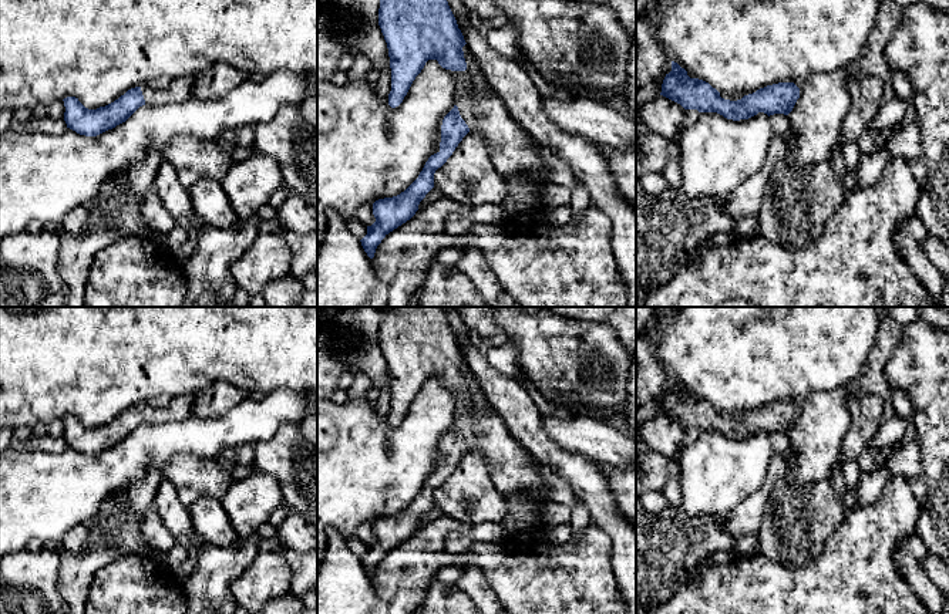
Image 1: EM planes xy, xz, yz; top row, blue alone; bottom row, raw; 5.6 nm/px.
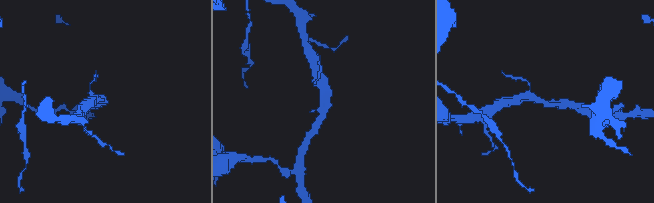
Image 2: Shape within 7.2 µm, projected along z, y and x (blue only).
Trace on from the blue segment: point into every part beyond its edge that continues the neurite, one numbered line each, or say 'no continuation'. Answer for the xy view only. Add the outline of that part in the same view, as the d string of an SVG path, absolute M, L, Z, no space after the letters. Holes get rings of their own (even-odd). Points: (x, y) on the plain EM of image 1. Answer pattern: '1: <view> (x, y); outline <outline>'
1: xy (179, 408); outline M181 395L171 399L165 408L152 406L145 402L141 405L145 424L166 424L189 418L192 414L195 395Z

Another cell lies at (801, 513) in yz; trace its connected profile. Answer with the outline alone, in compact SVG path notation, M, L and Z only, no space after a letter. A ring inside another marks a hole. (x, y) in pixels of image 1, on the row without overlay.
M845 388L814 392L797 398L794 402L800 406L800 416L788 432L790 448L794 452L791 466L770 493L756 533L760 553L788 569L804 567L815 561L821 556L825 542L842 523L845 507L834 495L831 473L845 460L845 436L852 422Z

